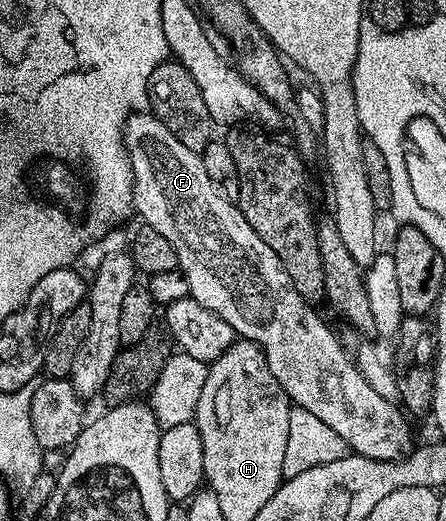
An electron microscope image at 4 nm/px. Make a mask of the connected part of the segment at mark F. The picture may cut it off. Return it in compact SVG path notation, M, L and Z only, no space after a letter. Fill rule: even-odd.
M148 112L128 115L128 123L124 125L124 146L128 150L128 159L132 165L132 175L134 176L132 191L134 192L135 213L144 217L142 219L143 225L150 227L154 232L162 232L162 236L166 236L166 240L170 240L170 244L174 244L174 252L178 252L178 260L180 261L178 268L186 276L190 297L198 300L198 304L210 308L210 312L218 312L218 316L222 316L222 320L226 320L226 324L230 324L230 328L234 328L243 341L258 344L270 364L270 372L274 372L274 380L278 380L278 384L282 384L282 388L288 393L289 399L302 409L314 413L327 427L334 428L335 432L338 432L342 440L345 441L347 449L351 453L361 454L367 458L382 460L383 462L393 462L399 458L408 457L414 449L414 441L412 442L412 430L408 427L407 420L409 421L409 419L402 413L401 407L391 398L378 396L378 392L374 392L374 388L370 388L370 384L366 384L366 376L362 376L353 355L349 351L348 354L344 351L344 346L336 339L335 332L312 311L315 309L305 302L302 295L296 291L290 276L282 268L278 256L274 256L270 244L266 244L266 240L262 240L262 236L258 236L258 232L254 232L254 228L250 228L250 224L244 213L240 211L239 205L231 197L225 196L220 187L210 180L210 176L204 167L203 157L194 153L190 148L186 148L186 144L181 144L178 141L178 136L174 136L174 132L167 130Z

